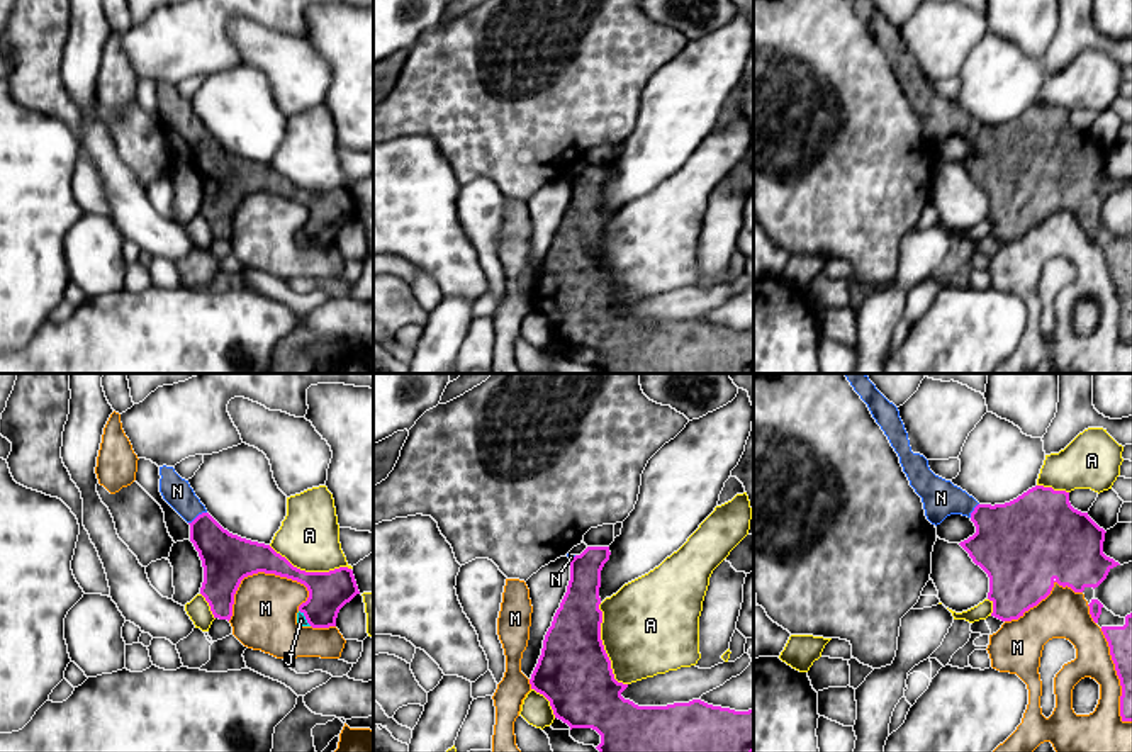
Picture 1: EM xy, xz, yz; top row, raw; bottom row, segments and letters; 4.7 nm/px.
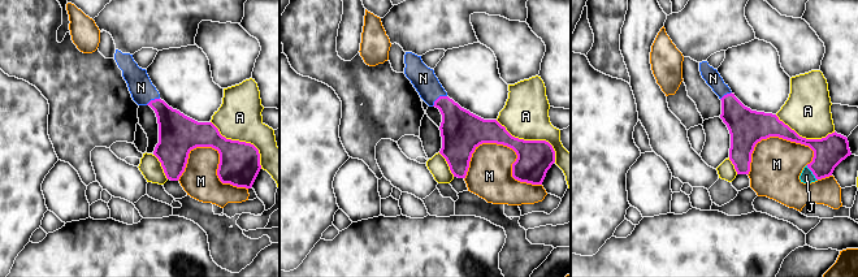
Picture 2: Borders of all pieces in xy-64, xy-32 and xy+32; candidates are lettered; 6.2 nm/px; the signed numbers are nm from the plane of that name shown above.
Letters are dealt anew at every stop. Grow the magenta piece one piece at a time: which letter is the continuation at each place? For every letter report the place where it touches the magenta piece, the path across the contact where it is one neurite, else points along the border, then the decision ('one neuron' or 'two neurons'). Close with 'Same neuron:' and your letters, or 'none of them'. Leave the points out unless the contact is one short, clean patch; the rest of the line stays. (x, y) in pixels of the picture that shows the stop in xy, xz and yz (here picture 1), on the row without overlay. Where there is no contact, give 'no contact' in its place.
A: meets magenta in xz at (603, 267); two neurons
J: meets magenta in xy at (306, 238); runs through xy (330, 211), (306, 238), (301, 240); one neuron
M: meets magenta in xy at (255, 192); two neurons
N: meets magenta in xy at (199, 134); runs through xy (226, 179), (206, 153), (199, 134), (177, 111); one neuron
Same neuron: J, N

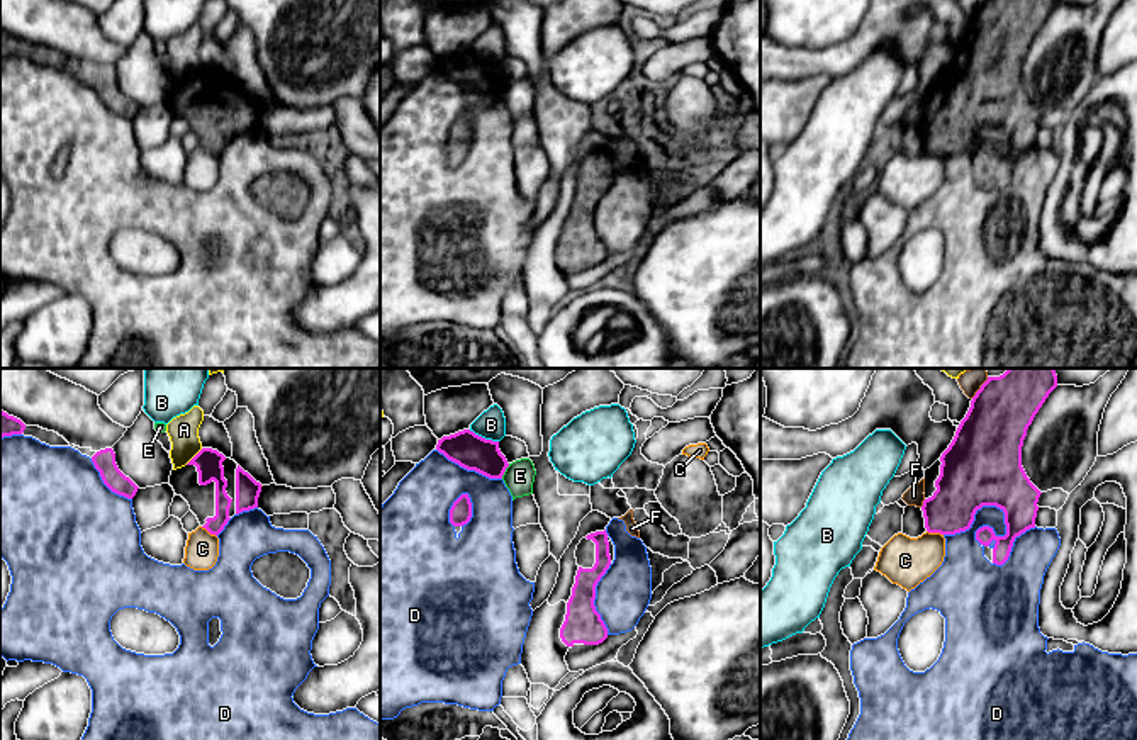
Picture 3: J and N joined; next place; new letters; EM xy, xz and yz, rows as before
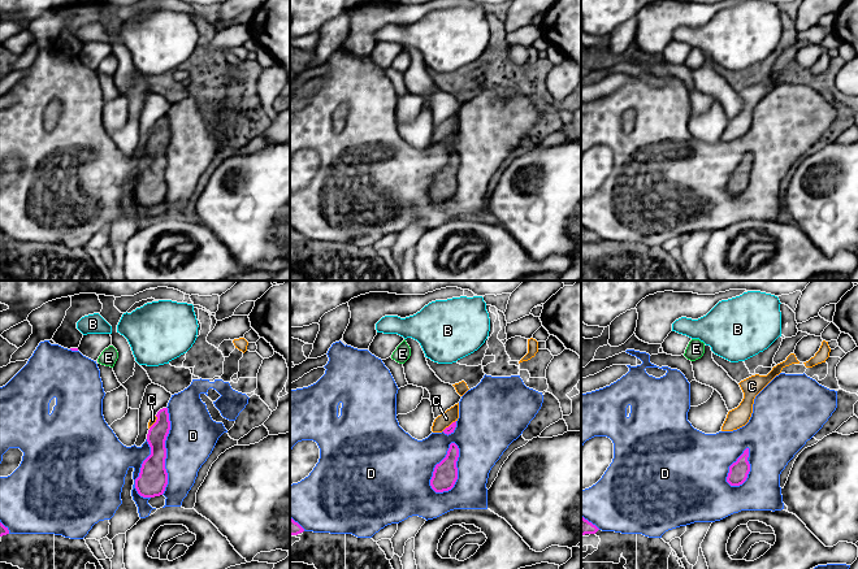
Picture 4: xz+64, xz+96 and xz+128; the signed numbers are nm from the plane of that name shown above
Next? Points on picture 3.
A: meets magenta in xy at (196, 75); two neurons
B: meets magenta in xz at (484, 58); two neurons
C: meets magenta in yz at (935, 151); border along yz (927, 150), (942, 155); two neurons
D: meets magenta in yz at (973, 138); two neurons
E: meets magenta in xz at (504, 90); border along xz (509, 84), (501, 97); two neurons
F: meets magenta in yz at (924, 123); two neurons
Same neuron: none of them

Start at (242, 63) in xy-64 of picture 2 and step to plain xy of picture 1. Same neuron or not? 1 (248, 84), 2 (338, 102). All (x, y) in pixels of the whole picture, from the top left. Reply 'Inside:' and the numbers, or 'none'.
Inside: none

